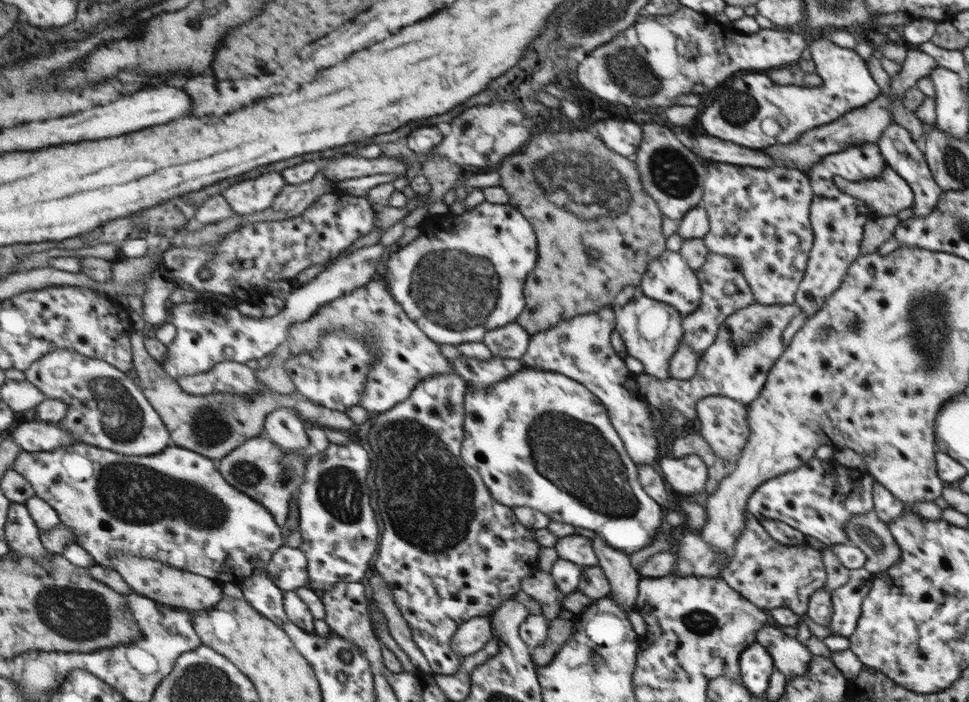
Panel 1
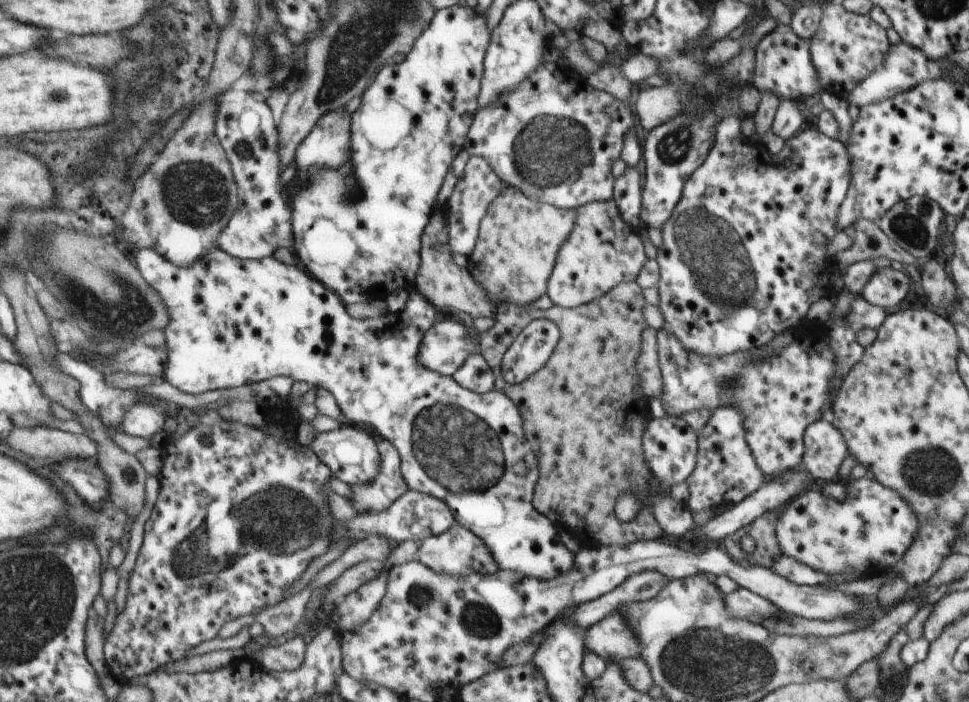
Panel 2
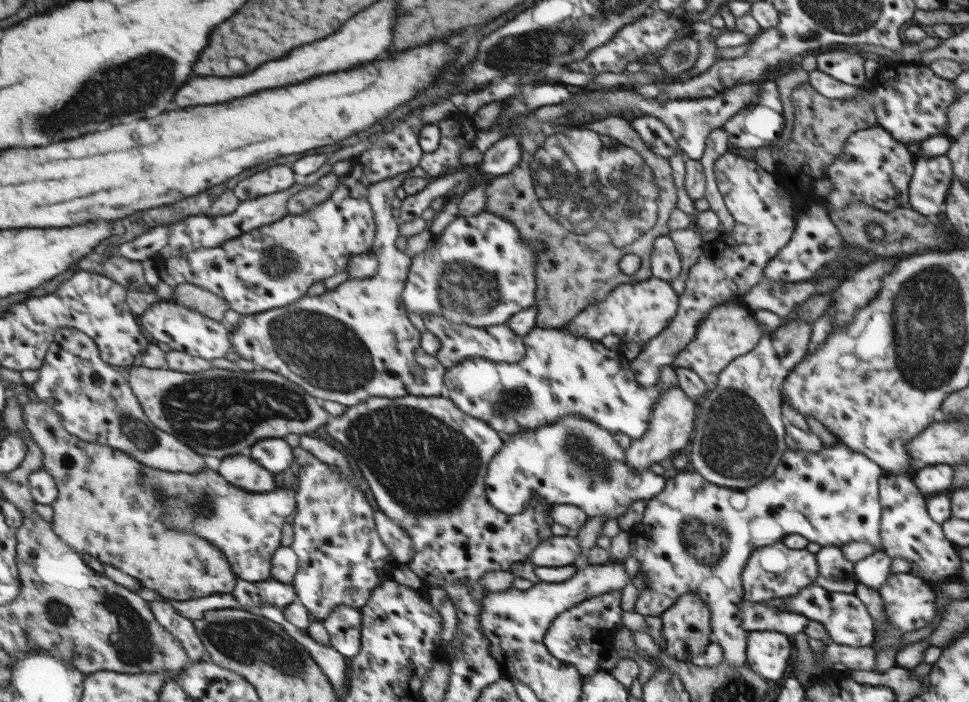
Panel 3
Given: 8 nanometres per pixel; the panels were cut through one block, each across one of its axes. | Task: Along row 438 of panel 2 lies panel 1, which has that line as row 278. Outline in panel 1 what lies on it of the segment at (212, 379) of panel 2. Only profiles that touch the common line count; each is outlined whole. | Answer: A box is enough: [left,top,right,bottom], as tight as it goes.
[385,202,538,346]

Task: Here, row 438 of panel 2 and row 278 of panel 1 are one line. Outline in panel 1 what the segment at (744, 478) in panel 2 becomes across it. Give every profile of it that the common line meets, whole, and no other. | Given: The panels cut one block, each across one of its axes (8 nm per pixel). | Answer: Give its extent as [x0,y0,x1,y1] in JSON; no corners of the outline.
[681,251,756,354]

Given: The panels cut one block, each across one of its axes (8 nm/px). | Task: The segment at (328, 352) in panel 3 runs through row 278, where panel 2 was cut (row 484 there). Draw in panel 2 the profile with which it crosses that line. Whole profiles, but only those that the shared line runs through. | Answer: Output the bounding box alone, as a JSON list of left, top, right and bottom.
[348,439,409,512]

